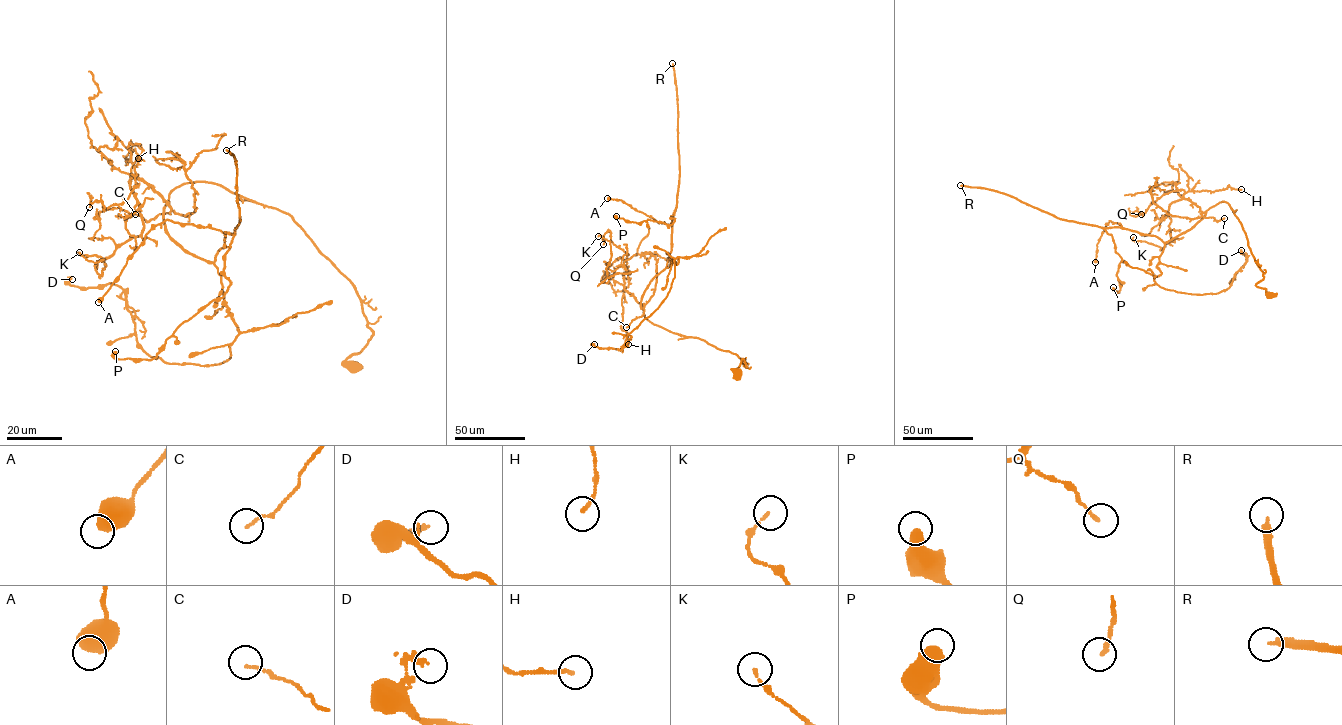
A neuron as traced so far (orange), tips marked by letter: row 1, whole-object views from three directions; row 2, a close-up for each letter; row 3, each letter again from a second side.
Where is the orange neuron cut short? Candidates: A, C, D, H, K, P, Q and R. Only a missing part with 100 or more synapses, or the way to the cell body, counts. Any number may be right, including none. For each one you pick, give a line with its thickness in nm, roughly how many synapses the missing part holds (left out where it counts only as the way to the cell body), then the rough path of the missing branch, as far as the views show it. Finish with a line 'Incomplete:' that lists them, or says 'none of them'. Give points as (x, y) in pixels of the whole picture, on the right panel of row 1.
R: 280 nm thick; about 250 synapses
Incomplete: R

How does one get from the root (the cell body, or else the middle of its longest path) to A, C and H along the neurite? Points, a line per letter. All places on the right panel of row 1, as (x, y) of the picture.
A: (1269, 295), (1256, 285), (1263, 272), (1241, 223), (1224, 201), (1166, 242), (1109, 221), (1095, 262)
C: (1269, 295), (1256, 285), (1263, 279), (1263, 272), (1229, 204), (1222, 201), (1202, 213), (1217, 221), (1224, 218)
H: (1269, 295), (1256, 285), (1263, 272), (1229, 204), (1222, 201), (1202, 212), (1183, 196), (1229, 185), (1241, 189)

